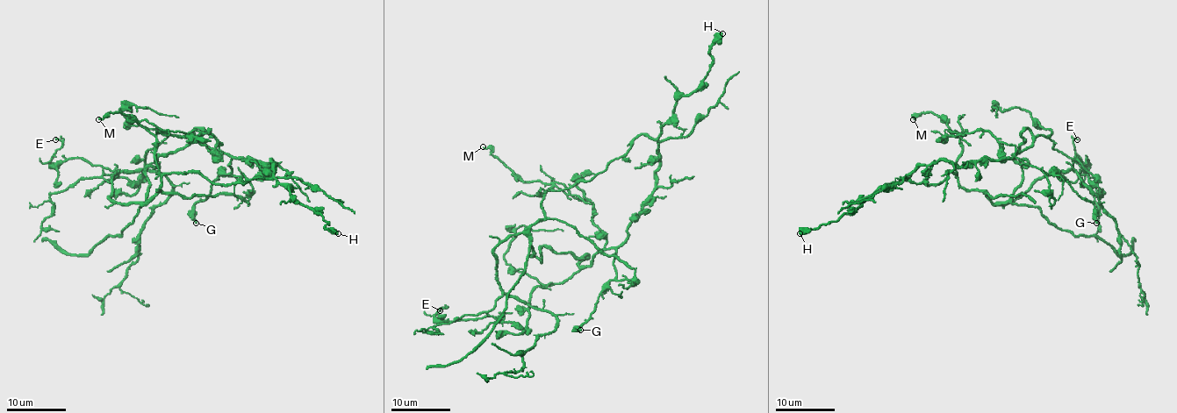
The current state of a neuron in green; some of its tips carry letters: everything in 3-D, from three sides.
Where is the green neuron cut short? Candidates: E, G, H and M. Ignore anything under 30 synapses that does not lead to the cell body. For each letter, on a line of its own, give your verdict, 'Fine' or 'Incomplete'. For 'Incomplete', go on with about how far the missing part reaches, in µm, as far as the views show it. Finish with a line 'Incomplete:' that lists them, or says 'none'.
E: Fine
G: Fine
H: Fine
M: Fine
Incomplete: none

